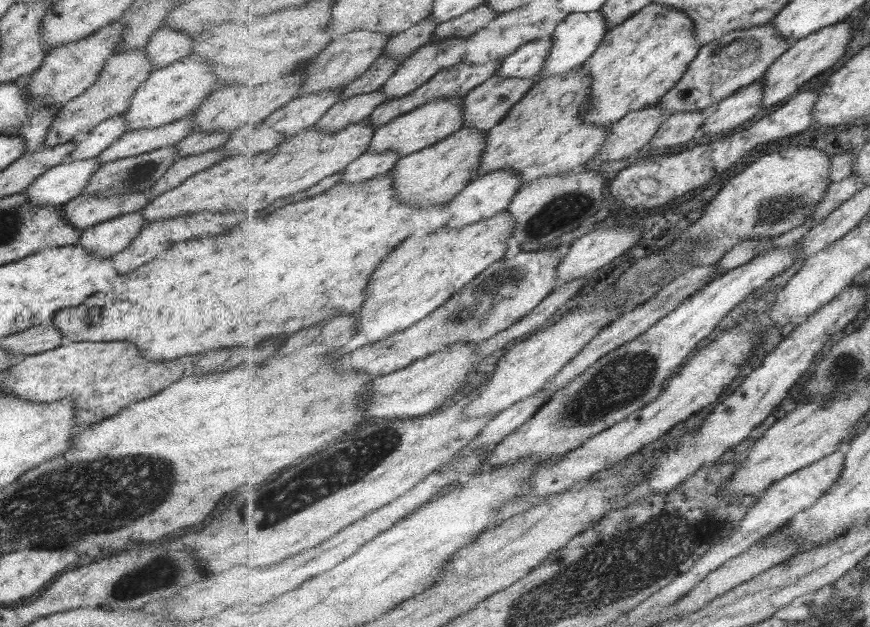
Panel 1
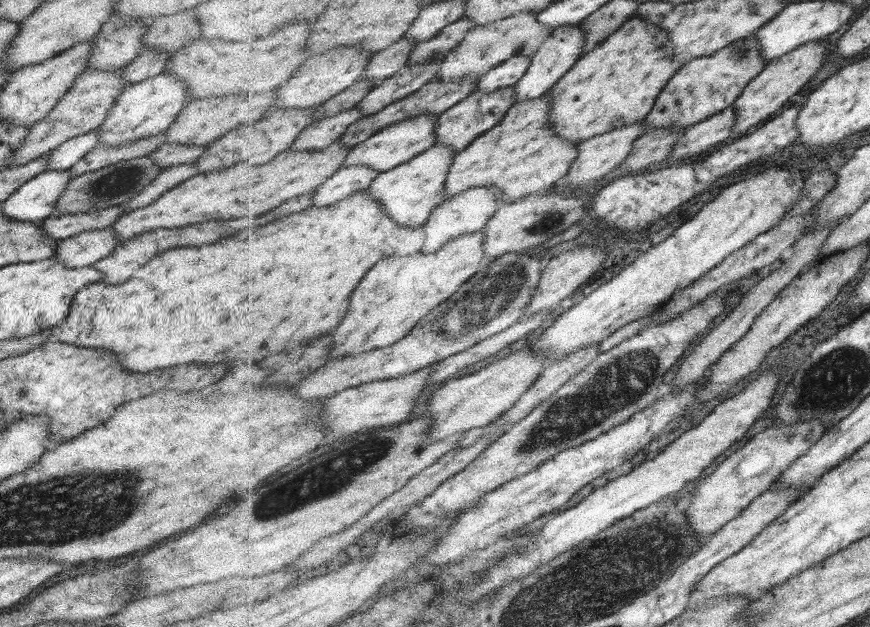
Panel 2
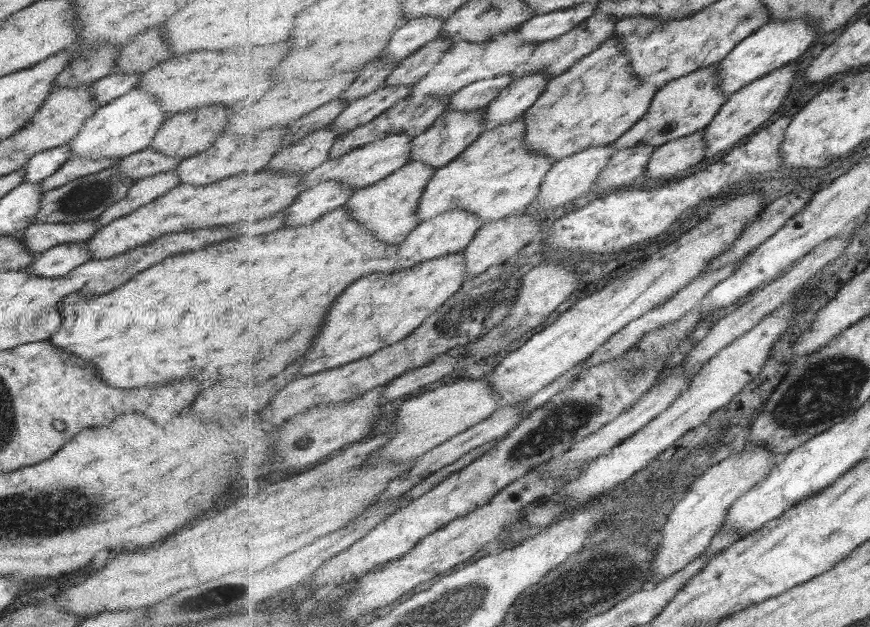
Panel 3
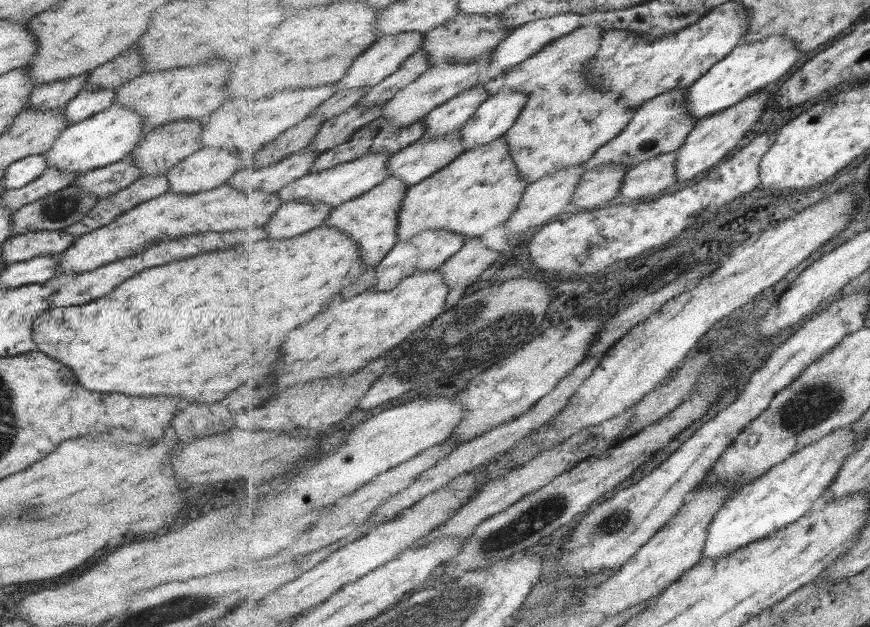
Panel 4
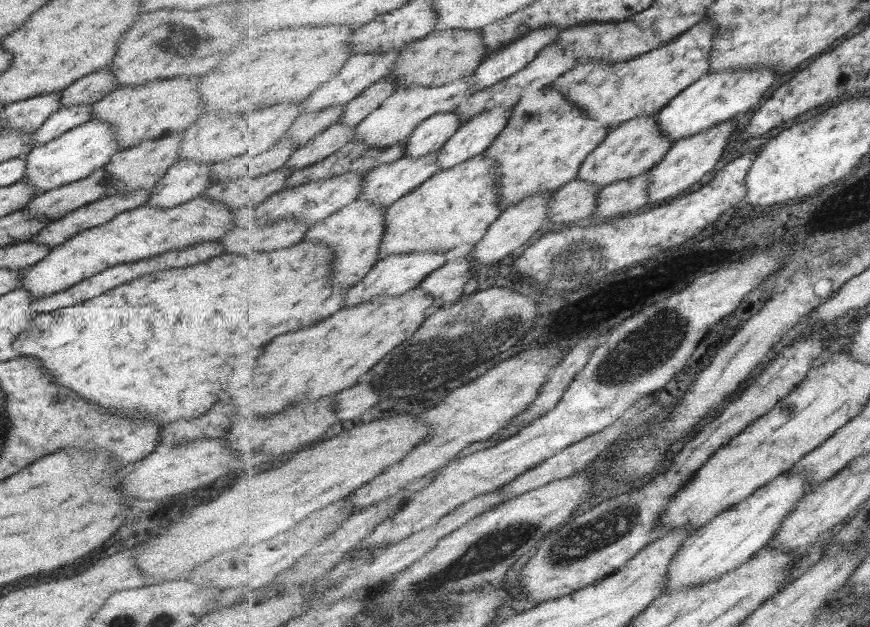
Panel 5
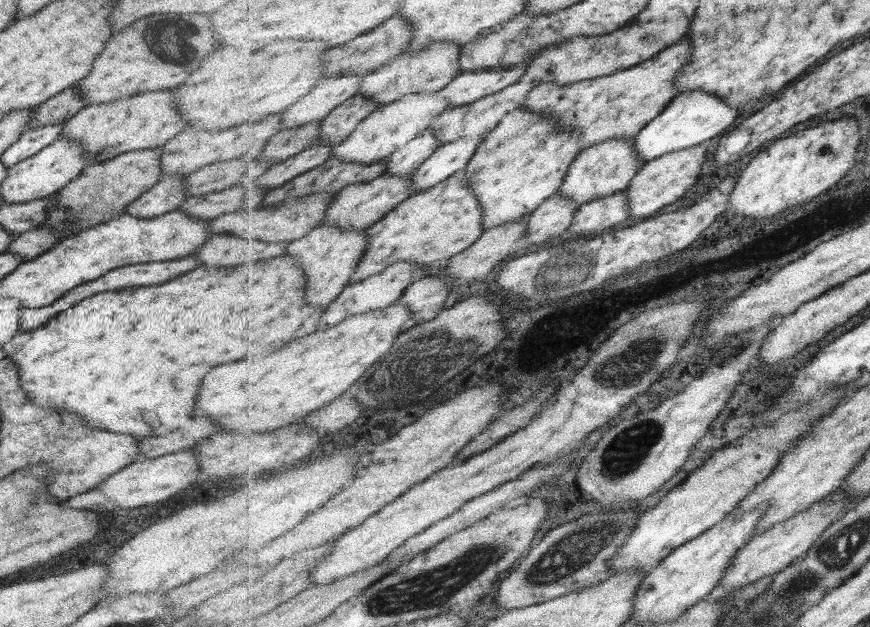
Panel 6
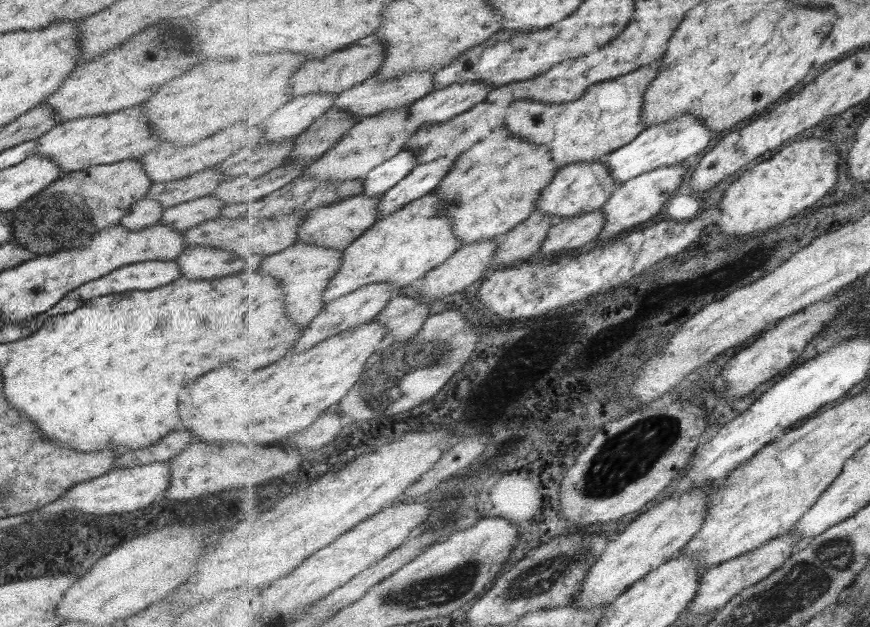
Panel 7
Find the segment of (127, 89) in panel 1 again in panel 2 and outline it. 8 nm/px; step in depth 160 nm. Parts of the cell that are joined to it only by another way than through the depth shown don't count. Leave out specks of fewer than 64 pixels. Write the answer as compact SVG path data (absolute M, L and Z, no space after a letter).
M85 70L75 79L75 83L55 106L28 129L27 138L19 148L13 148L11 163L7 166L21 166L23 163L35 160L37 157L46 156L50 150L57 148L69 138L95 131L97 126L105 120L115 99L123 93L125 88L121 80L121 70Z

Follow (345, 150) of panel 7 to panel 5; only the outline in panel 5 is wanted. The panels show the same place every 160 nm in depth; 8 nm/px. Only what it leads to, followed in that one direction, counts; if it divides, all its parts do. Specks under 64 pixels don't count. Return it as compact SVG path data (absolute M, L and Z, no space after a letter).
M473 75L459 78L455 82L439 87L413 86L399 89L387 98L377 110L374 110L358 124L355 132L355 140L361 141L370 147L388 147L392 144L407 143L414 134L415 128L420 122L431 118L434 114L454 112L463 102L466 102L478 90L471 90L471 83L475 81Z

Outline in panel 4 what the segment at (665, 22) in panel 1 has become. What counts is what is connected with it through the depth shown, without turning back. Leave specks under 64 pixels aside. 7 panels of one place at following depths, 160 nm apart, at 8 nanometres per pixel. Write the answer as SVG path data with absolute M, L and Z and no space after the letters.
M590 61L531 93L518 121L507 132L507 146L528 185L557 170L585 165L599 148L618 137L634 117L636 108L627 108L621 98L597 90L587 80Z

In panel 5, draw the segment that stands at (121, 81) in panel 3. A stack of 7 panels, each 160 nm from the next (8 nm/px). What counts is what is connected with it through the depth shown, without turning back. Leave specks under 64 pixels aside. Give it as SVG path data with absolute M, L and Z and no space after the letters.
M92 105L59 107L52 115L47 117L47 120L39 126L37 131L29 134L29 139L32 140L30 150L35 145L58 138L63 132L87 122L92 118L90 108L92 108Z

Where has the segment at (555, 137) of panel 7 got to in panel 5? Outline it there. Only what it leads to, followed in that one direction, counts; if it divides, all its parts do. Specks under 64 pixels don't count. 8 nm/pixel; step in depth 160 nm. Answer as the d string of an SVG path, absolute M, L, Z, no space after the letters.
M706 17L681 37L631 60L579 63L576 68L565 72L550 88L561 92L579 110L611 129L641 115L655 115L670 105L683 90L709 73L715 30L717 28L713 19Z

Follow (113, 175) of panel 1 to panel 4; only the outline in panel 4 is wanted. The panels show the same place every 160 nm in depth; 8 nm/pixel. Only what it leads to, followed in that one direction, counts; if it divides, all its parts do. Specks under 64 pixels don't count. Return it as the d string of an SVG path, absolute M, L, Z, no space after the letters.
M69 185L57 192L48 194L35 202L25 204L13 211L11 217L11 235L35 232L38 230L61 230L70 224L79 222L86 212L89 212L101 196L82 191L75 185Z

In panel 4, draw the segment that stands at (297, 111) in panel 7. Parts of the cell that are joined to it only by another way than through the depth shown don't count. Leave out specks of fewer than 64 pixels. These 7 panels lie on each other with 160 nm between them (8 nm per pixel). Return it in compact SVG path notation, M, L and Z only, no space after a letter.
M417 30L413 32L402 32L394 35L383 35L366 50L362 56L355 59L354 64L347 71L347 76L334 84L337 93L343 89L354 89L361 87L373 87L386 80L391 74L401 69L403 63L416 52L422 49L426 33Z

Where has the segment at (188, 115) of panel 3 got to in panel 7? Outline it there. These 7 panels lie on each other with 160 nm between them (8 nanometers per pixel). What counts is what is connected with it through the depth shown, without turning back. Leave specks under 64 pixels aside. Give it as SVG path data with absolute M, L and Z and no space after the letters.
M139 159L88 166L63 174L27 203L13 209L12 238L34 256L82 247L98 230L111 228L131 204L146 196L151 182Z

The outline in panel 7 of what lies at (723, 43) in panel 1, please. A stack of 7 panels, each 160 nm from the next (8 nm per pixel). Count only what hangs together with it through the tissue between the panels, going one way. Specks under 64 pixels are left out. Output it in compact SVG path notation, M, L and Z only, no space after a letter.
M604 159L591 162L574 162L561 167L551 184L542 192L537 210L554 219L573 218L591 214L603 209L619 185L612 170L604 163Z

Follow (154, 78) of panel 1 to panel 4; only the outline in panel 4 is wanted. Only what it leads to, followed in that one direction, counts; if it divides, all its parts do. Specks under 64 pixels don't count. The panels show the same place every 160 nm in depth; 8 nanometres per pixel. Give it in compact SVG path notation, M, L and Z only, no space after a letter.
M113 103L83 120L68 124L43 156L48 167L81 174L129 156L140 143L145 132L146 122L144 124L144 118L140 114L133 109Z

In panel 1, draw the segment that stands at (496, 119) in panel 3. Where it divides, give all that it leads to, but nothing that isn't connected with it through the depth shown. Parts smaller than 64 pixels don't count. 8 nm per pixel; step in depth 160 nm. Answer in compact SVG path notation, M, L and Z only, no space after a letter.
M601 11L569 14L566 20L559 24L552 35L552 49L547 57L545 69L543 69L543 73L539 77L533 79L533 84L543 82L543 78L551 78L551 76L557 76L557 74L567 74L567 72L581 69L583 64L588 61L588 58L594 56L594 52L602 44L608 31L606 16Z

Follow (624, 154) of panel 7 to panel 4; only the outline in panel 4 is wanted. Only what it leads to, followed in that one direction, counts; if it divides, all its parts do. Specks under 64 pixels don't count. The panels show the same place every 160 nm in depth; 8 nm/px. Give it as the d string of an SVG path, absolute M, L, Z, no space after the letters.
M769 36L761 42L751 42L749 46L737 45L734 51L717 65L714 65L694 86L691 86L685 99L685 108L697 119L730 109L737 102L759 94L769 84L781 80L799 62L801 54L793 38Z

